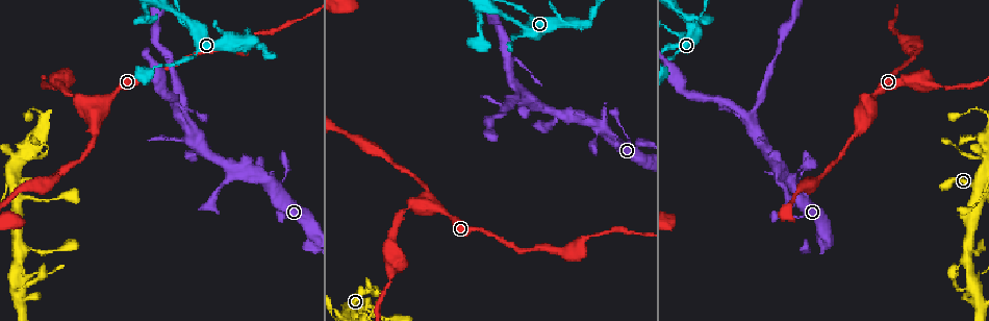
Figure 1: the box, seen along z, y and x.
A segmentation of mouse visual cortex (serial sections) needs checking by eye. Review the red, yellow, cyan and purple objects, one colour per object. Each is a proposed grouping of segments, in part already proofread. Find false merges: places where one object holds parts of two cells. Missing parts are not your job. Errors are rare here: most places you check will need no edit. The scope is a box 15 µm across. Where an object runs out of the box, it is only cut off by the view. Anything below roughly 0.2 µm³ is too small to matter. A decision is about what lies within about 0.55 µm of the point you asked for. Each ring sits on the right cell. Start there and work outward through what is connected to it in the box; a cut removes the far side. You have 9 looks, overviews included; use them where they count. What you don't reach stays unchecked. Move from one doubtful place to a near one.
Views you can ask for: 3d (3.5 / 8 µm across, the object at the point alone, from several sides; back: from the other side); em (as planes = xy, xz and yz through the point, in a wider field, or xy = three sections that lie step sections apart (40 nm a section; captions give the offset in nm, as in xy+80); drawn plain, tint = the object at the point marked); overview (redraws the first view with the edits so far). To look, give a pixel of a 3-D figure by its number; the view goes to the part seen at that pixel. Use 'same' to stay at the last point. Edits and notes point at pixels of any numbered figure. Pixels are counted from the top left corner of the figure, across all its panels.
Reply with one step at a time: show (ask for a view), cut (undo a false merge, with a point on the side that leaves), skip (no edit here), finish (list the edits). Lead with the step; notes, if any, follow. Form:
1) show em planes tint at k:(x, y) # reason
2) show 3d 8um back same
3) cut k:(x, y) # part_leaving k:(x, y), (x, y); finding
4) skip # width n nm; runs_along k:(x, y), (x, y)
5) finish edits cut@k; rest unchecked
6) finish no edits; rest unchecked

show 3d 8um at 1:(18, 274) # three-way junction

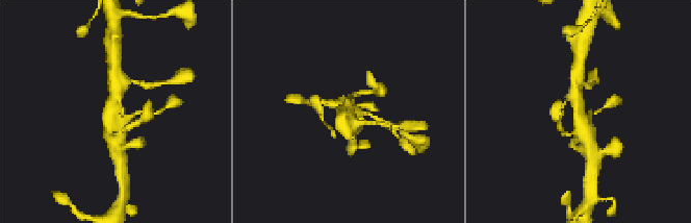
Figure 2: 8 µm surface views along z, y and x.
show 3d 3.5um at 2:(115, 113) # zoom in

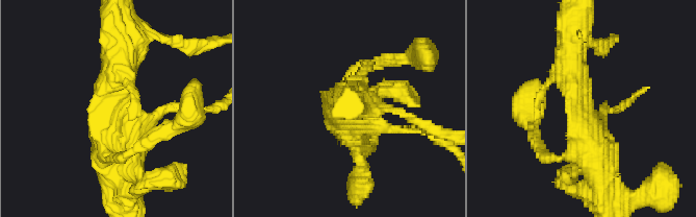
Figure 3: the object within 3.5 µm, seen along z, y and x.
show em xy step 5 tint at 3:(114, 107) # arms 3; arm_widths 150, 400, 500 nm; shape alone is not enough

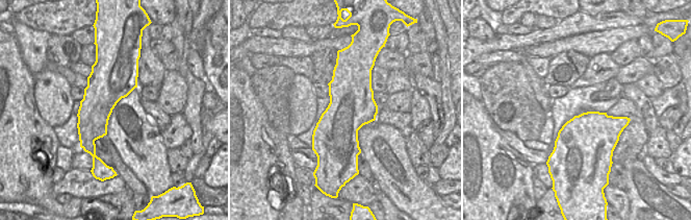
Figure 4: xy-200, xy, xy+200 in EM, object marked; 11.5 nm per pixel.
skip # runs_along 3:(571, 39), (569, 71), (600, 167); one cell here

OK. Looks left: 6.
show 3d 3.5um at 1:(189, 123)

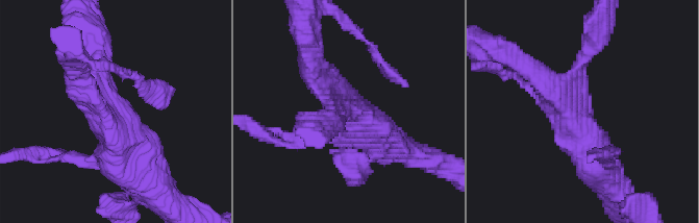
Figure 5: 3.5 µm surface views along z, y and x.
show em planes tint at 5:(577, 108)

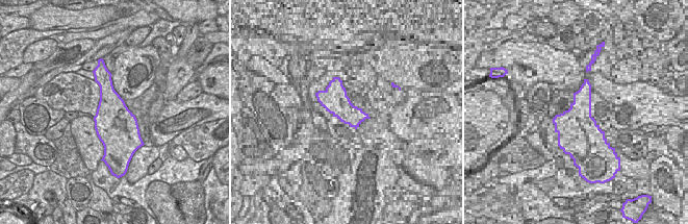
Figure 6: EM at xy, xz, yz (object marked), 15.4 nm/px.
skip # arms 3; runs_along 5:(606, 177), (579, 125), (540, 77); continuous, no second cell

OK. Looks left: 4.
show 3d 3.5um at 1:(193, 26) # thin arm on a thick one

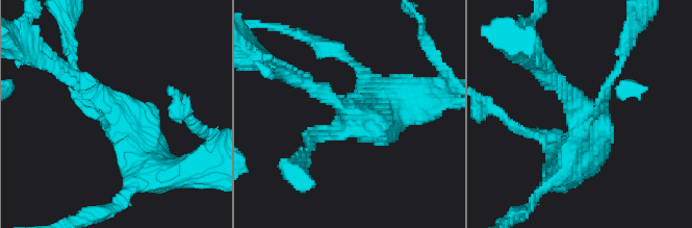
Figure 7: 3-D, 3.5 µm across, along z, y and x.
show em xy step 2 tint at 7:(352, 116)

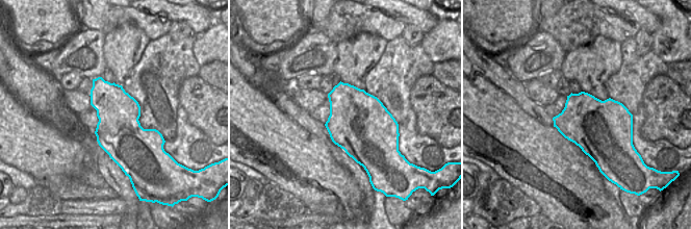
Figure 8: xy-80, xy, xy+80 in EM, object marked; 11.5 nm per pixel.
skip # runs_along 7:(156, 171), (147, 142), (73, 78); continuous, no second cell

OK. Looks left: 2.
show 3d 3.5um at 1:(433, 205)

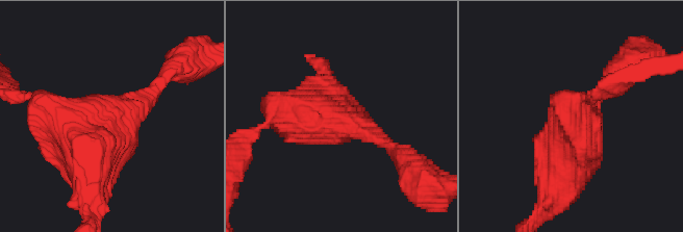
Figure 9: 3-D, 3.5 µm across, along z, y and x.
show em xy step 2 tint at 9:(110, 128)

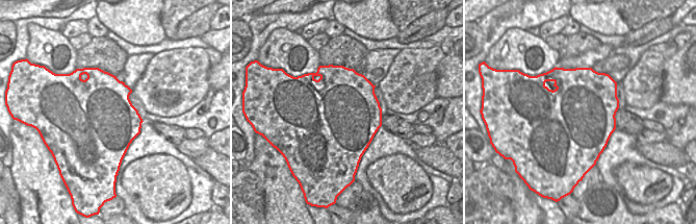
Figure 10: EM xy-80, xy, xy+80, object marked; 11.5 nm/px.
skip # width 1100 nm; runs_along 9:(375, 135), (327, 114), (272, 114); all the same cell

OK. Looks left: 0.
finish no edits; rest unchecked

